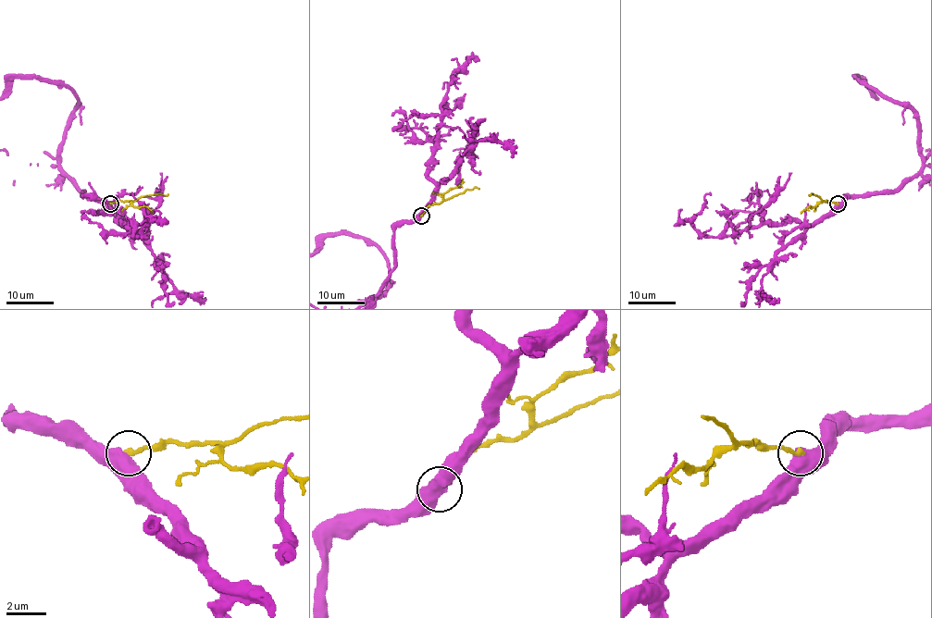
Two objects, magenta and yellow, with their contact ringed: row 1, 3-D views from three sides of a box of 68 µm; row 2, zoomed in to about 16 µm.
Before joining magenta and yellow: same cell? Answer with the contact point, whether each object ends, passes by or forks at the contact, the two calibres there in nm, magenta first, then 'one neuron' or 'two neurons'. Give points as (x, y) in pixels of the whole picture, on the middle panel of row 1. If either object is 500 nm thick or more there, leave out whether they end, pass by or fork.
place (421, 216); calibres 800 and 260 nm; two neurons

